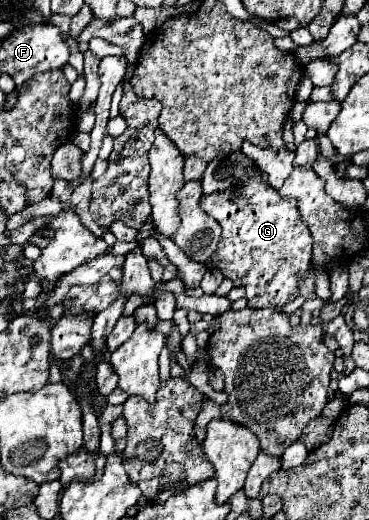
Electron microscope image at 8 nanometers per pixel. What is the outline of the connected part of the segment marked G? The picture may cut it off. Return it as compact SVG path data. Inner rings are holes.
M254 170L242 186L200 198L202 210L222 226L222 236L210 258L210 266L218 268L234 286L246 290L248 308L252 310L292 302L298 296L300 276L310 268L312 258L312 236L298 212L298 202L294 198L282 198L260 176Z

